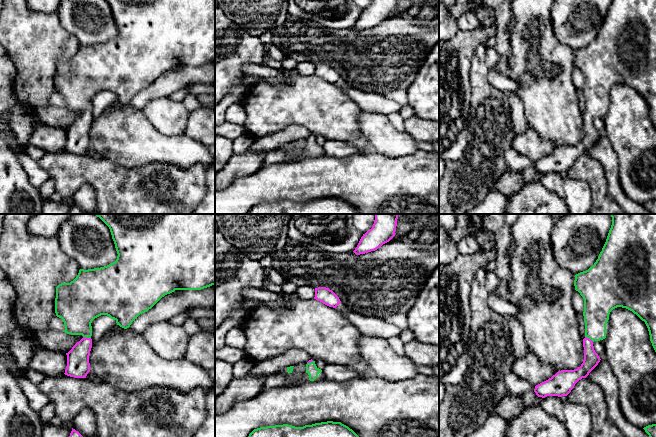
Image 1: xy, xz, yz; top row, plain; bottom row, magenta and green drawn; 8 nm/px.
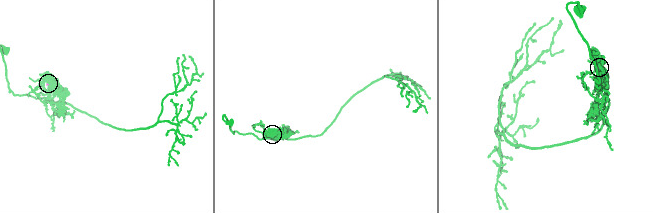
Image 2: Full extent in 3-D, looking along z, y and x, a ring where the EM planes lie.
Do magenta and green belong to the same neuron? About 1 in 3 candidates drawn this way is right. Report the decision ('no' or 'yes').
yes

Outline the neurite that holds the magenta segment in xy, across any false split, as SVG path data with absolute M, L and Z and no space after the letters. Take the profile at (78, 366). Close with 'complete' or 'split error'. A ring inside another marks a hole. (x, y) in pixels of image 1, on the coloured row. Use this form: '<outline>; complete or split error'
M95 214L110 229L112 239L117 251L115 262L100 268L80 269L76 278L70 283L61 283L56 287L55 313L64 322L65 330L63 332L71 335L82 335L83 338L77 342L72 349L66 353L67 366L65 375L74 378L86 378L90 372L89 356L92 348L92 321L101 316L107 315L114 319L120 327L127 329L132 322L142 313L151 309L162 297L174 292L175 290L201 290L215 285L215 214Z; split error

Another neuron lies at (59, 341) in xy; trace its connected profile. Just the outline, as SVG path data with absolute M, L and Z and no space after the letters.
M47 330L35 333L35 338L48 350L68 353L79 342L82 335L71 335L62 331Z

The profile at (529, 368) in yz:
M527 354L514 360L512 372L536 386L551 378L558 370L552 364L540 362L533 354Z

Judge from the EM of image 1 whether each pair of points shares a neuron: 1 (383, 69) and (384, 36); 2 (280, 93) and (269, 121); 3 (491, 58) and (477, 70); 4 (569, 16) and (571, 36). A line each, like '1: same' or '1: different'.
1: same
2: same
3: different
4: same

